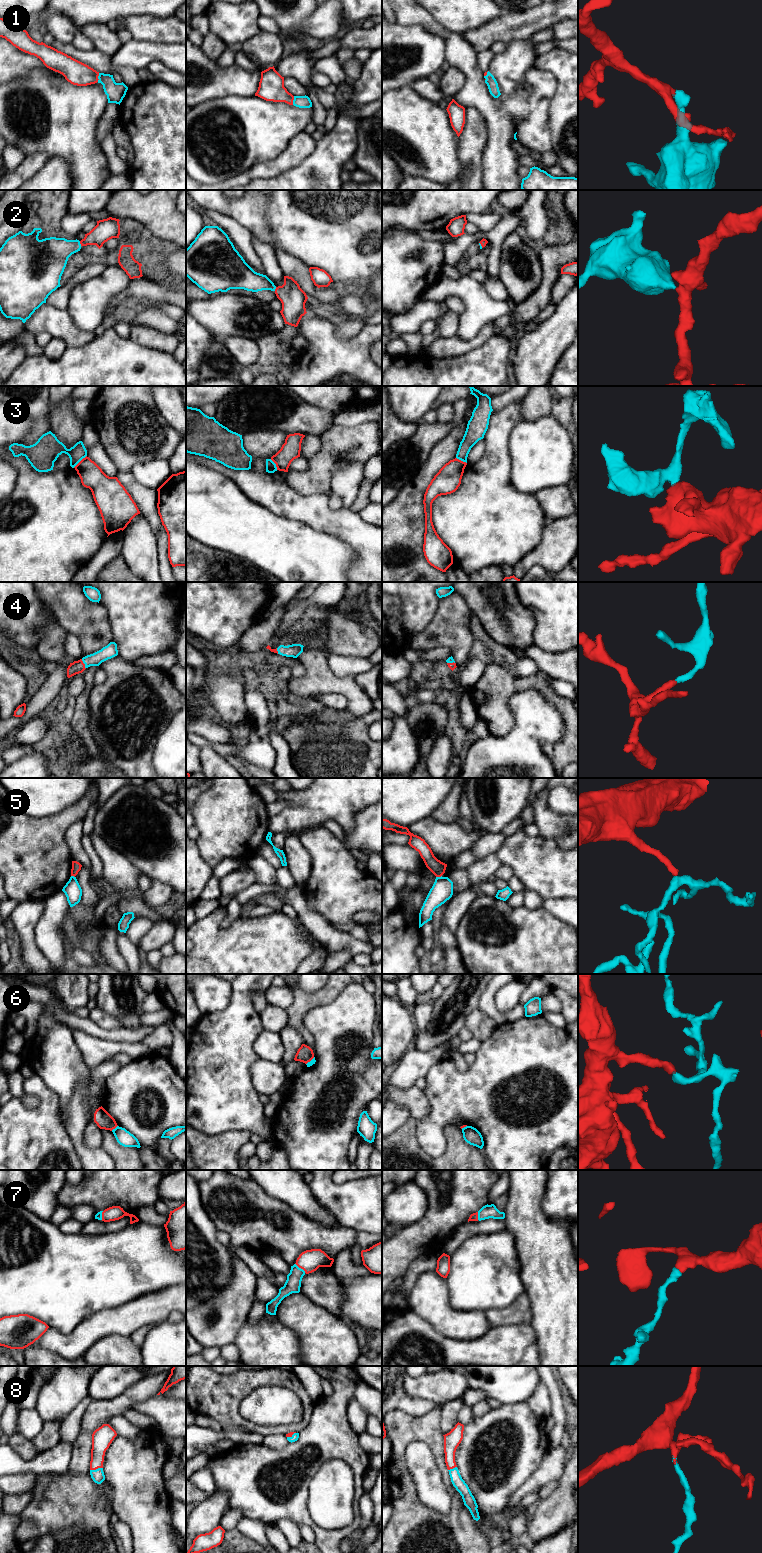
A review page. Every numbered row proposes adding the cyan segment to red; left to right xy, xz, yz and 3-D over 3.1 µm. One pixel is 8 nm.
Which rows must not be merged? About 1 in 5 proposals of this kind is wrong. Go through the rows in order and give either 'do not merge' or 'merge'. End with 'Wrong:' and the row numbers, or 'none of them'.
1: merge
2: merge
3: do not merge
4: merge
5: do not merge
6: do not merge
7: merge
8: merge
Wrong: 3, 5, 6

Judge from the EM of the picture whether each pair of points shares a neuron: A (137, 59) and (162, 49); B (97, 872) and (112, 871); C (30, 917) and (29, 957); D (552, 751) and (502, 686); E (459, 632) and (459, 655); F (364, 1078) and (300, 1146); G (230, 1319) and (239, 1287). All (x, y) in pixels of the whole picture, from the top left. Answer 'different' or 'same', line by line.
A: same
B: different
C: same
D: same
E: same
F: same
G: same

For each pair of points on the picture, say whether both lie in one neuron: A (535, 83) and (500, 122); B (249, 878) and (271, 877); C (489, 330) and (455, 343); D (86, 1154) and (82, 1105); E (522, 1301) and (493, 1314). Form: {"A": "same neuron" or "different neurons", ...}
{"A": "different neurons", "B": "different neurons", "C": "same neuron", "D": "same neuron", "E": "same neuron"}

